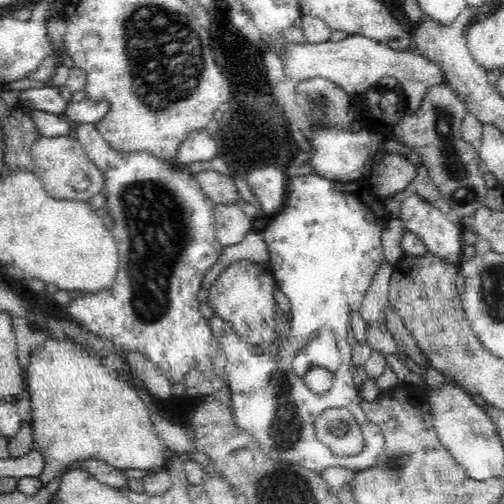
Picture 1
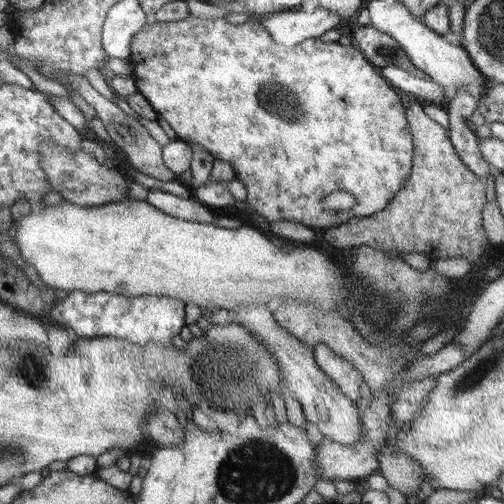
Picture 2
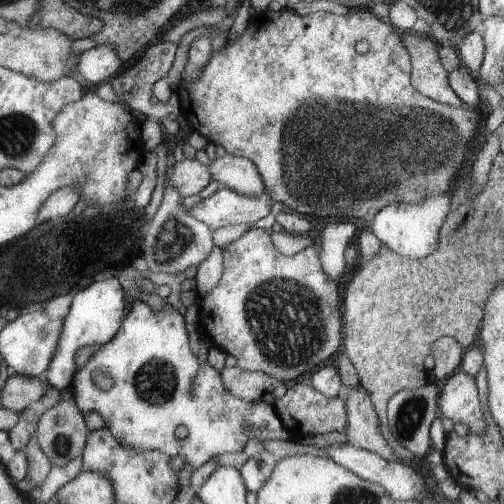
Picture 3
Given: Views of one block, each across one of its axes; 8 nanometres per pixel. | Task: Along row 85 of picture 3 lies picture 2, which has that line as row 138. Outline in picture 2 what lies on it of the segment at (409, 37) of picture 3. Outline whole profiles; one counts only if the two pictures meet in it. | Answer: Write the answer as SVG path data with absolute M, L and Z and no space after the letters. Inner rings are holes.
M407 94L407 98L409 102L403 110L411 132L411 142L415 146L409 178L385 206L385 210L367 218L351 218L341 226L321 230L319 240L343 250L369 246L373 250L397 254L421 252L431 260L463 256L473 264L485 256L485 230L481 218L481 208L487 202L485 180L479 180L463 166L447 130L423 112L421 102L415 102L413 94Z

